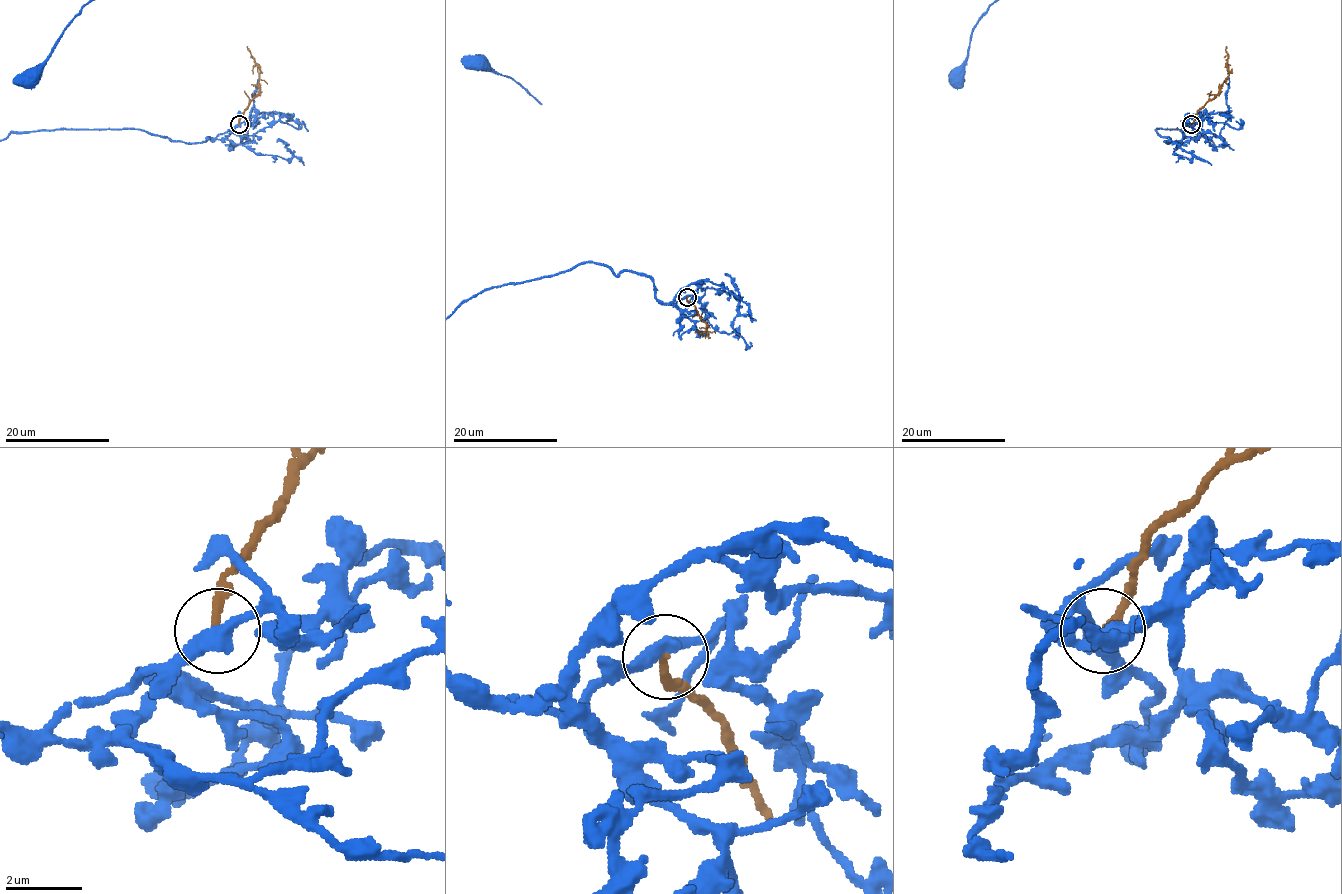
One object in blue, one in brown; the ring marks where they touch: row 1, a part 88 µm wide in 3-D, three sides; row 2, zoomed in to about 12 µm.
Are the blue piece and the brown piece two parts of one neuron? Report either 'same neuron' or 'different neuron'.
different neuron

